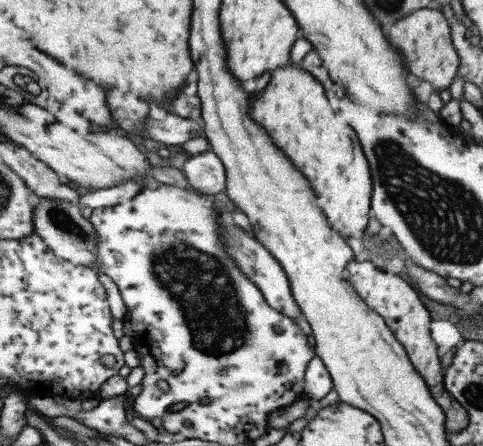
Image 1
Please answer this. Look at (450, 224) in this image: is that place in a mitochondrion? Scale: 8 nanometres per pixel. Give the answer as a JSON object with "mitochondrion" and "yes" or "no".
{"mitochondrion":"yes"}

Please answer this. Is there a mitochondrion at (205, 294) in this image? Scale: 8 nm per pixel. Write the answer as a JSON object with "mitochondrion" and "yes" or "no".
{"mitochondrion":"yes"}

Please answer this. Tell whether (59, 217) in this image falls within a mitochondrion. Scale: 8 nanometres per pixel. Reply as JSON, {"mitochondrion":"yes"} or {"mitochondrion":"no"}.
{"mitochondrion":"yes"}

